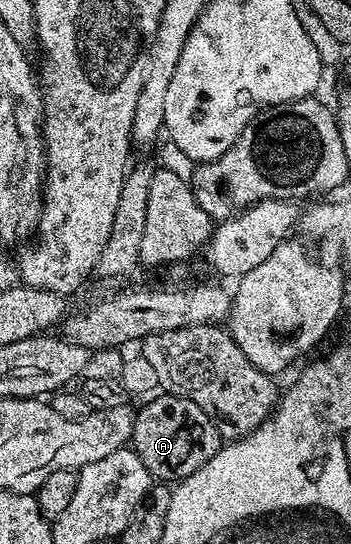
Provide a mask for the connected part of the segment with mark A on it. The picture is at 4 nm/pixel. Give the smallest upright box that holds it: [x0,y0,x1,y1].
[130,392,222,483]

